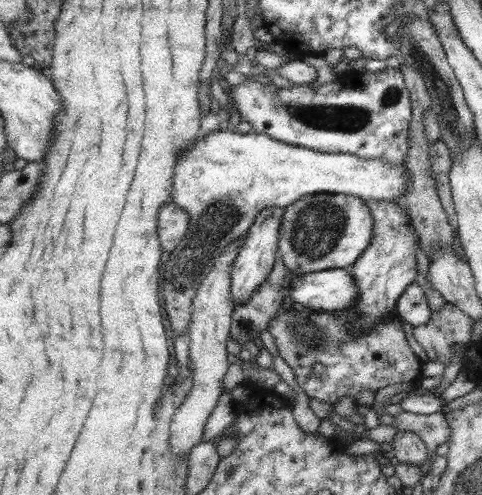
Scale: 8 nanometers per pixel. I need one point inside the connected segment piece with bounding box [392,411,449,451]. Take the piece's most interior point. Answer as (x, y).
(432, 429)

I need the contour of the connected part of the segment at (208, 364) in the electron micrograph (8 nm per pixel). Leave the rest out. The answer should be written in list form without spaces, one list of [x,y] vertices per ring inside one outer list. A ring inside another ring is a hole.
[[[237,239],[233,240],[223,253],[213,262],[212,269],[201,282],[200,288],[196,291],[196,296],[192,299],[192,310],[189,314],[189,361],[191,362],[191,390],[186,398],[177,407],[171,423],[169,423],[169,444],[171,454],[175,456],[185,456],[189,454],[189,449],[194,444],[201,442],[203,426],[207,422],[207,414],[217,405],[217,398],[221,395],[221,380],[227,370],[227,350],[225,350],[225,340],[231,333],[233,310],[232,298],[232,270],[233,261],[237,258],[237,253],[241,246],[237,244]]]

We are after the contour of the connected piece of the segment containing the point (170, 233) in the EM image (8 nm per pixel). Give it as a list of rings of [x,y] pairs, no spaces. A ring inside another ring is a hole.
[[[167,201],[165,205],[157,209],[157,234],[160,236],[160,245],[168,252],[173,251],[177,247],[177,243],[183,239],[189,226],[189,214],[181,207],[173,204],[172,201]]]

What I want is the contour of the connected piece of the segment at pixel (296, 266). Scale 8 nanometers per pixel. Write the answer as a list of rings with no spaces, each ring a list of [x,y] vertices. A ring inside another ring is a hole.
[[[315,193],[285,208],[277,256],[293,278],[320,270],[349,268],[371,244],[372,230],[372,214],[363,199],[346,194]]]

